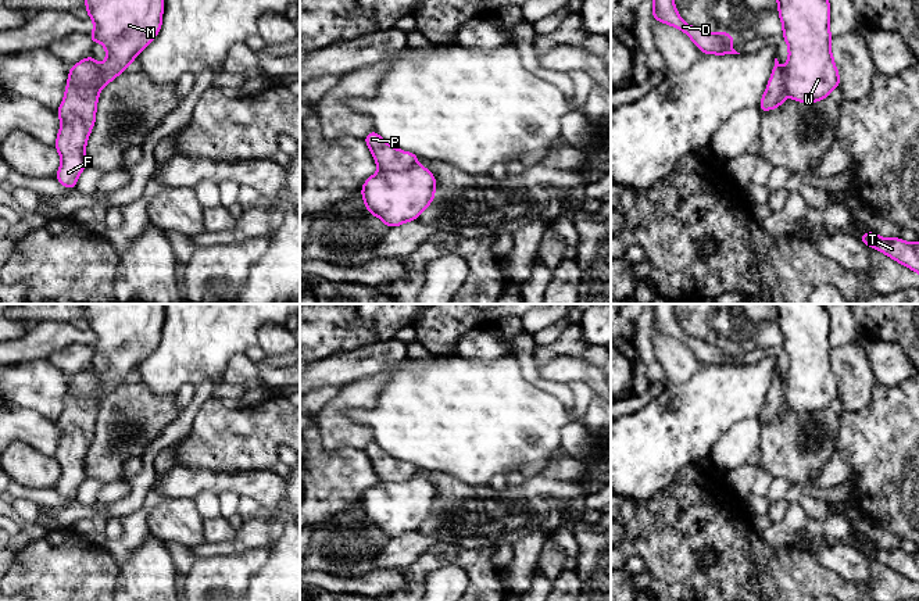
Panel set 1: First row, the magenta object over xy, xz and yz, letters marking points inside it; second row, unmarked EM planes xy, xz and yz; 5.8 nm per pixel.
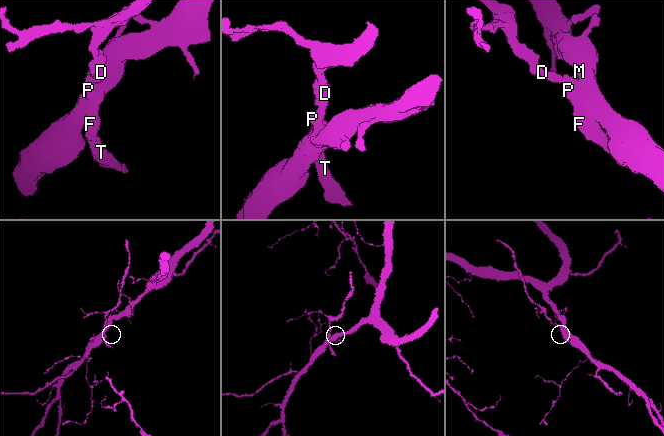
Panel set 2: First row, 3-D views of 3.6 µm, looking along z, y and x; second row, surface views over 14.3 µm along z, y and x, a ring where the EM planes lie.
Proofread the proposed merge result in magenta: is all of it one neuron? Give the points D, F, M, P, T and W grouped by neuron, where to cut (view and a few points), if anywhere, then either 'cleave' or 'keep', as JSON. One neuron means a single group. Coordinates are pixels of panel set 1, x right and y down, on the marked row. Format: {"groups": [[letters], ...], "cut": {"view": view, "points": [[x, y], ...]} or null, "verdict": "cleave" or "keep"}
{"groups": [["D", "F", "P", "T"], ["M", "W"]], "cut": {"view": "xy", "points": [[97, 65], [92, 79], [77, 79], [72, 83], [78, 95]]}, "verdict": "cleave"}

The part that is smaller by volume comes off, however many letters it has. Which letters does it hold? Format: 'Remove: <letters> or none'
Remove: D, F, P, T

